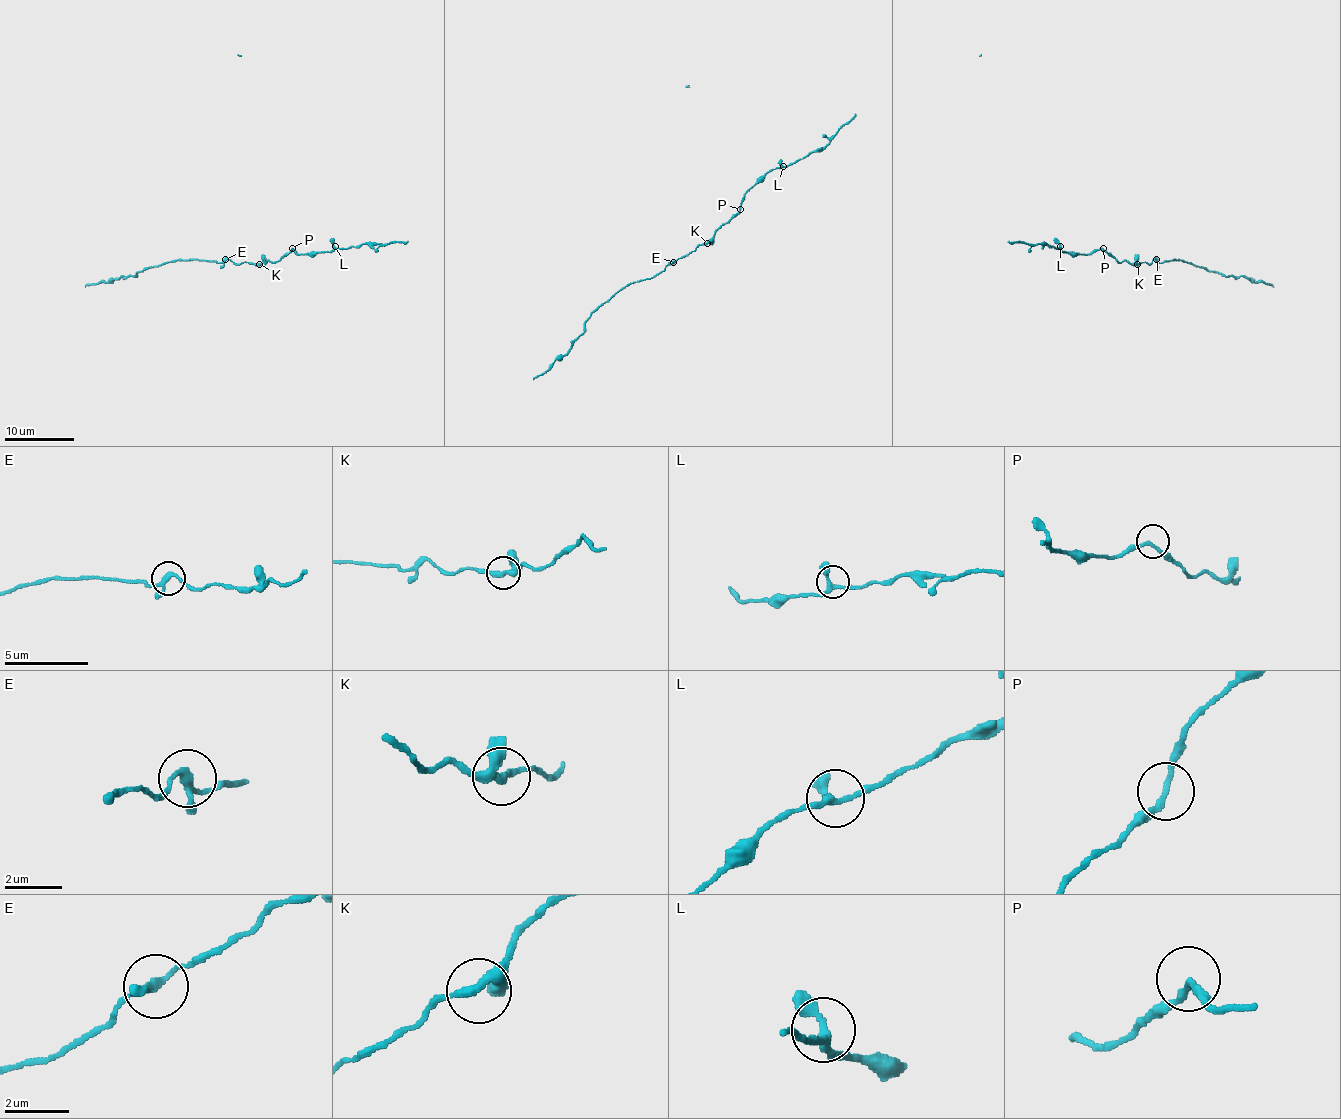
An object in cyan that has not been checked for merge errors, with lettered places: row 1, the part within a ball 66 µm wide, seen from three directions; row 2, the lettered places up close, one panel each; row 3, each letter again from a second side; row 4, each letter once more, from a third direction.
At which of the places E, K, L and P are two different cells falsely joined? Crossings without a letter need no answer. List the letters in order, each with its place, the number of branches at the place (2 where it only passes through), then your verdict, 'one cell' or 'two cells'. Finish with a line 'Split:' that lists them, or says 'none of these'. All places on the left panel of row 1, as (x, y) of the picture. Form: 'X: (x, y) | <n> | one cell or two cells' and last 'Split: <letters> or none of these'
E: (225, 259) | 3 | one cell
K: (259, 264) | 3 | one cell
L: (335, 246) | 3 | one cell
P: (292, 248) | 2 | one cell
Split: none of these

